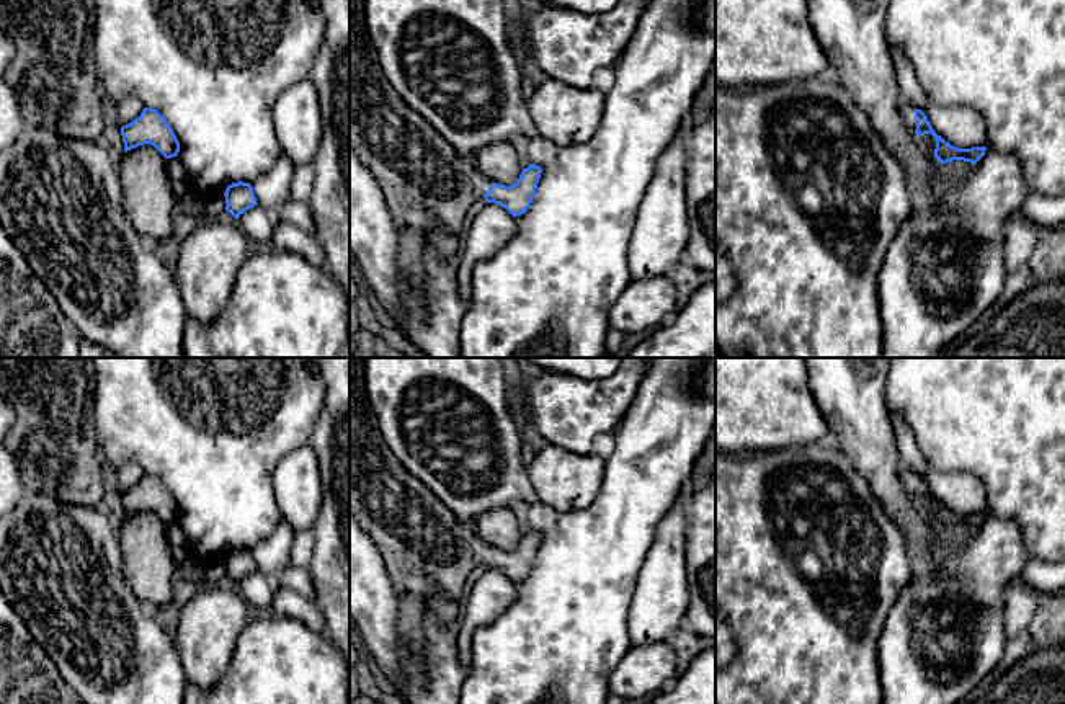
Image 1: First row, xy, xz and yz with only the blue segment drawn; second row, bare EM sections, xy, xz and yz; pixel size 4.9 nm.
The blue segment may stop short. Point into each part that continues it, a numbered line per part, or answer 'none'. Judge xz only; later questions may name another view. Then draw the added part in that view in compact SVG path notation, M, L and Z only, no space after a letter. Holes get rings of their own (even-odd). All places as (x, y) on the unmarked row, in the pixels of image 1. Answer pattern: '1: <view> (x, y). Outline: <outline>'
1: xz (428, 552). Outline: M350 358L350 511L376 542L394 593L423 598L433 619L451 627L469 573L487 560L492 547L475 534L472 524L461 523L389 449L368 402L364 359Z

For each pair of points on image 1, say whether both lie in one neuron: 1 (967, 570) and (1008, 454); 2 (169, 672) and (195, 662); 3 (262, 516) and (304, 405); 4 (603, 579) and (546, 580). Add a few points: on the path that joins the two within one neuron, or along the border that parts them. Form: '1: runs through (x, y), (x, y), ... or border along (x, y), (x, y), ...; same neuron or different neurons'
1: border along (987, 512), (1011, 518), (1021, 534); different neurons
2: border along (170, 632), (188, 681); different neurons
3: runs through (260, 489), (260, 450), (276, 433); same neuron
4: runs through (588, 579), (561, 580); same neuron

